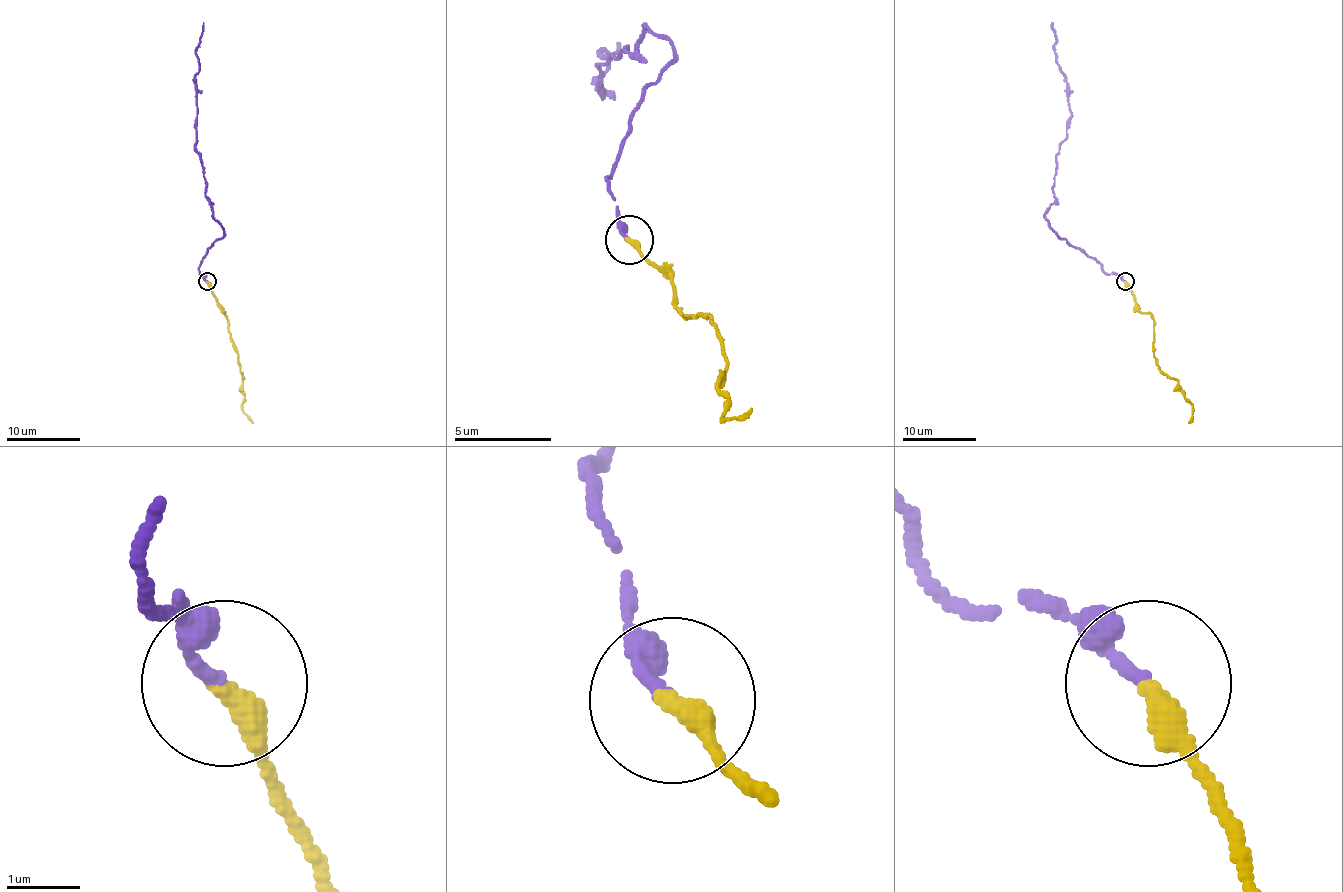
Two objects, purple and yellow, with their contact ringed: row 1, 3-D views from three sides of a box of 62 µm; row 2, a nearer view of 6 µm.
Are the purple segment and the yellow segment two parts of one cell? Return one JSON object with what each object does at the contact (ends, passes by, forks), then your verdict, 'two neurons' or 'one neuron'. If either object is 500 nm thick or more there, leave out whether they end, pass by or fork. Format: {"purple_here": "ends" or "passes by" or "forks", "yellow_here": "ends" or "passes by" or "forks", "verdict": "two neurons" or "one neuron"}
{"purple_here": "ends", "yellow_here": "ends", "verdict": "one neuron"}

